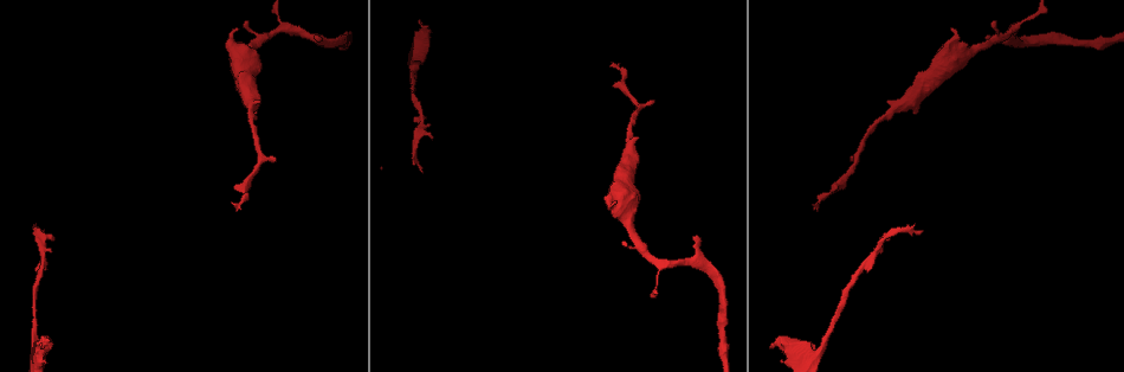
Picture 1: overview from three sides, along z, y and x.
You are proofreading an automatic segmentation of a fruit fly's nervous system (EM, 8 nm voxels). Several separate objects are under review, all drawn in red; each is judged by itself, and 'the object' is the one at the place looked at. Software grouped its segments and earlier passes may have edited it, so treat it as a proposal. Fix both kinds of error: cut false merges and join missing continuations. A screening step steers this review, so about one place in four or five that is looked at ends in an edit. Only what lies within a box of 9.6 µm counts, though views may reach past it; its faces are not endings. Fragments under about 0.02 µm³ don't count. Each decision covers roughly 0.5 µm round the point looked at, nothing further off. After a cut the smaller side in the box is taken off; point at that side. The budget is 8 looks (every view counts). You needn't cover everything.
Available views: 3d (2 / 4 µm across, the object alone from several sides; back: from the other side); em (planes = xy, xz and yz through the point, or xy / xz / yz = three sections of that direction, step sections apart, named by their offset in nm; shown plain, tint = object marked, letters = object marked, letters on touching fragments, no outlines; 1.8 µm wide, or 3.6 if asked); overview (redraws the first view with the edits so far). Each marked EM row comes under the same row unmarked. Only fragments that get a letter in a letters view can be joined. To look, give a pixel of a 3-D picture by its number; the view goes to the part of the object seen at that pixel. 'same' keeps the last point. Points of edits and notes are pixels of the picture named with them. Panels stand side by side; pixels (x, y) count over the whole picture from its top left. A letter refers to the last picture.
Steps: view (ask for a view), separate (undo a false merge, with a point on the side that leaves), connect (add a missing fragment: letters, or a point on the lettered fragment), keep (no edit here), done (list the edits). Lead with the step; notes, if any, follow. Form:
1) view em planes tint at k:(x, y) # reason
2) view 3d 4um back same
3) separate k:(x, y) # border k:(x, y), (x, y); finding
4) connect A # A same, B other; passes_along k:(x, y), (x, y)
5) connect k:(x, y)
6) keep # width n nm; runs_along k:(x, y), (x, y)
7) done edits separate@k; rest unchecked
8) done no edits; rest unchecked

view em planes letters at 1:(622, 244) # branch stops here

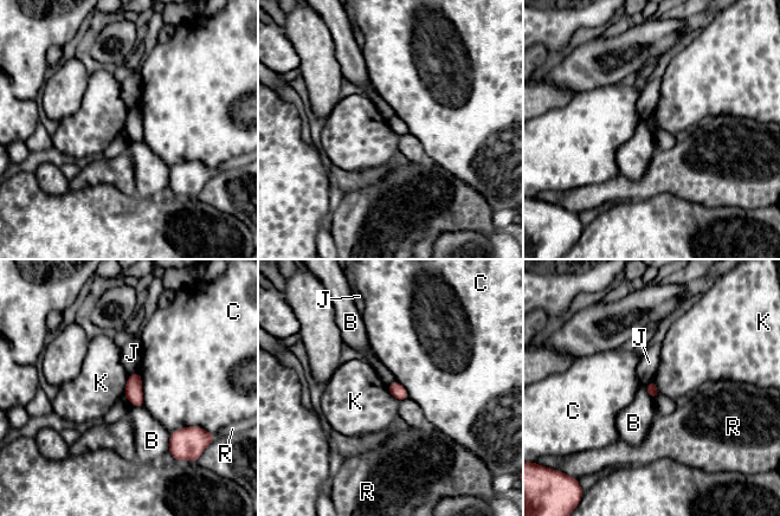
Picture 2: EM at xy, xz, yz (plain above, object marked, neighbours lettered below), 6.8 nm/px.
keep # B other, C other, J other, K other, R other; border 2:(128, 375), (122, 395); none of them fits

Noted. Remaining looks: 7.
view em planes letters at 1:(433, 138) # free end

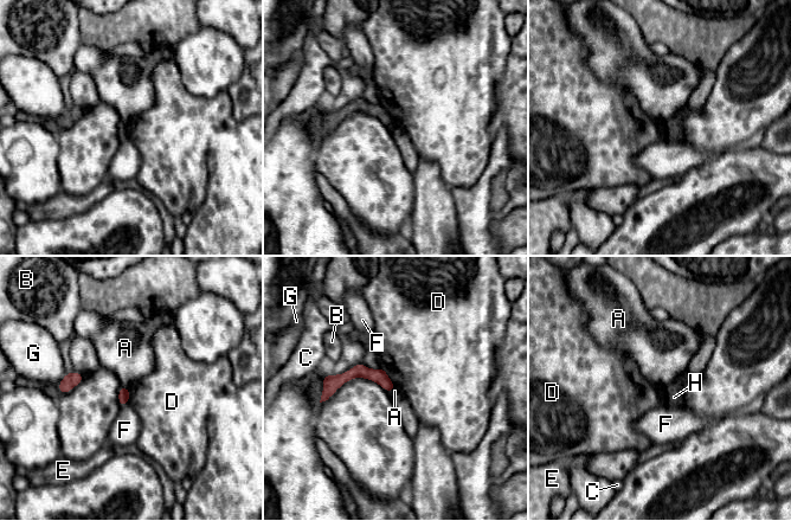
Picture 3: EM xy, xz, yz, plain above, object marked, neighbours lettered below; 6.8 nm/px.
keep # A other, B other, C other, D other, E other, F other, G other, H other; runs_along 3:(391, 386), (351, 373), (325, 394); no lettered fragment goes on from it

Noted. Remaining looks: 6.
view 3d 2um at 1:(41, 346) # free end

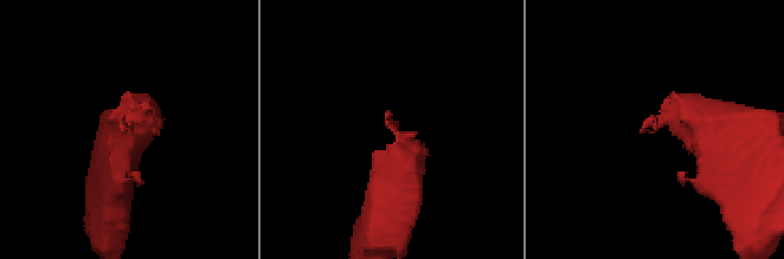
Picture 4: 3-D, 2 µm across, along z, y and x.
view em xy step 8 letters at 4:(124, 129)

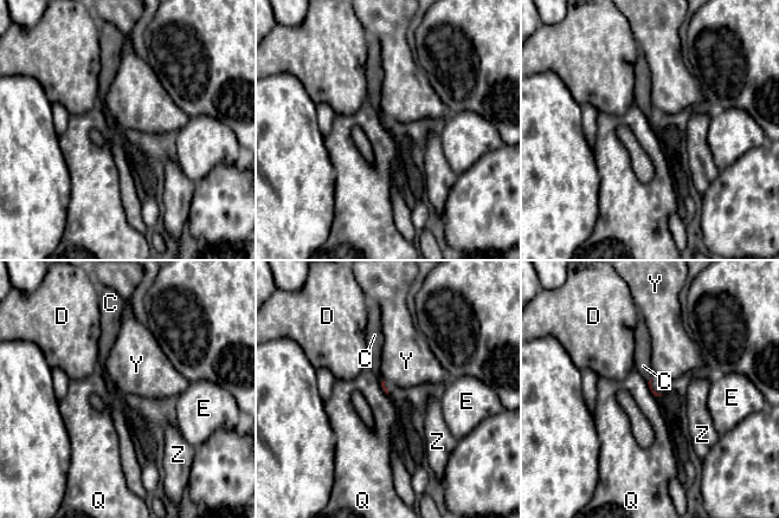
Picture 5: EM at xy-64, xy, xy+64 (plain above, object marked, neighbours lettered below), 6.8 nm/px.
view em planes letters same # cut it another way

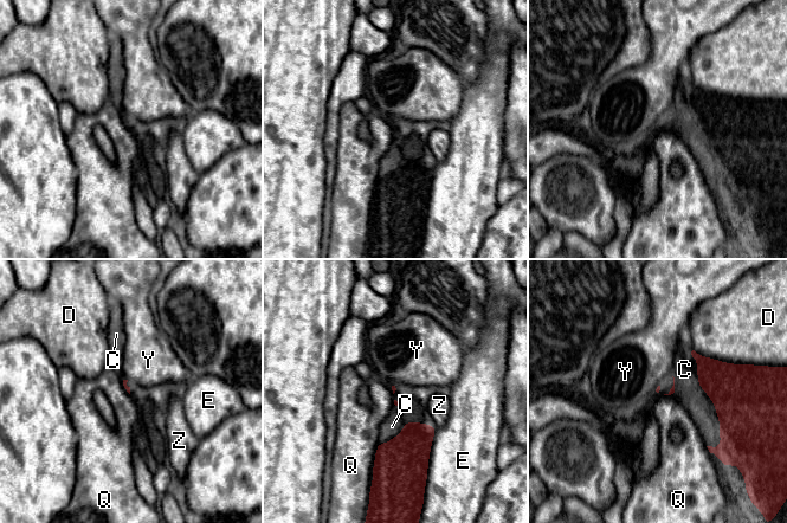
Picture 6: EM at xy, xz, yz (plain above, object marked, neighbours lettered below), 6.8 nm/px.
connect C # C same, D other, E other, Q other, Y other, Z other; passes_along 6:(747, 398), (710, 399), (702, 409); the neuron continues

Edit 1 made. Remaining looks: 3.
done edits connect@6; rest unchecked

